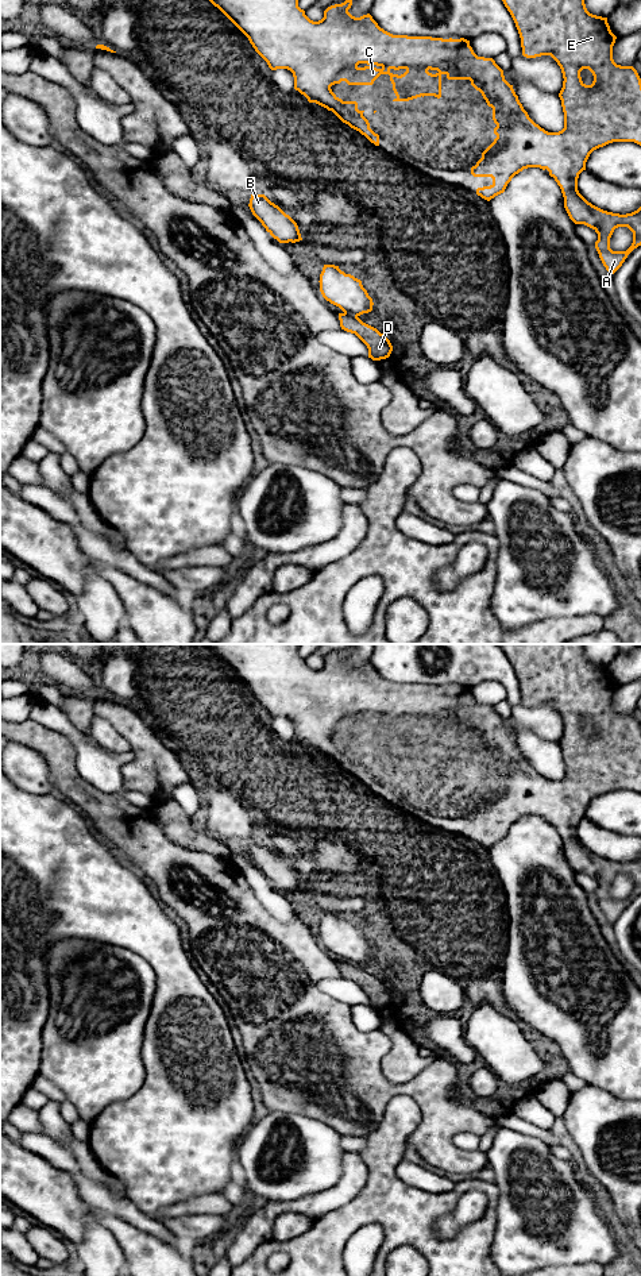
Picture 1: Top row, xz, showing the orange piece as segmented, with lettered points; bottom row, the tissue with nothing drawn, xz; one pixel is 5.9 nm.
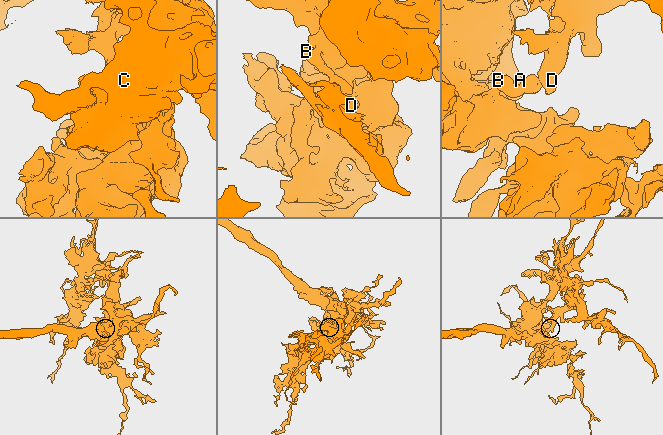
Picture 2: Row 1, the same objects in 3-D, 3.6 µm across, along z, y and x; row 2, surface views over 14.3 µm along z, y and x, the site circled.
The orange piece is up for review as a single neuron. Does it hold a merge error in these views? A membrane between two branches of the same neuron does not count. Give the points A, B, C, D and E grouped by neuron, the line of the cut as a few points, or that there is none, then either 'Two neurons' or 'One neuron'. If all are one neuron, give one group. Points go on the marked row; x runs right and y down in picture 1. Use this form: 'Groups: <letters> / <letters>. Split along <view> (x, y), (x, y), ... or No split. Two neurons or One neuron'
Groups: A B C E / D. Split along xz (344, 312), (356, 316). Two neurons

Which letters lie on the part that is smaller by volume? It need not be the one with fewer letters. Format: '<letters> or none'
D

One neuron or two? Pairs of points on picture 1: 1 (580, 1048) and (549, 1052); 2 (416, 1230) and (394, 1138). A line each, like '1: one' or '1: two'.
1: two
2: one

